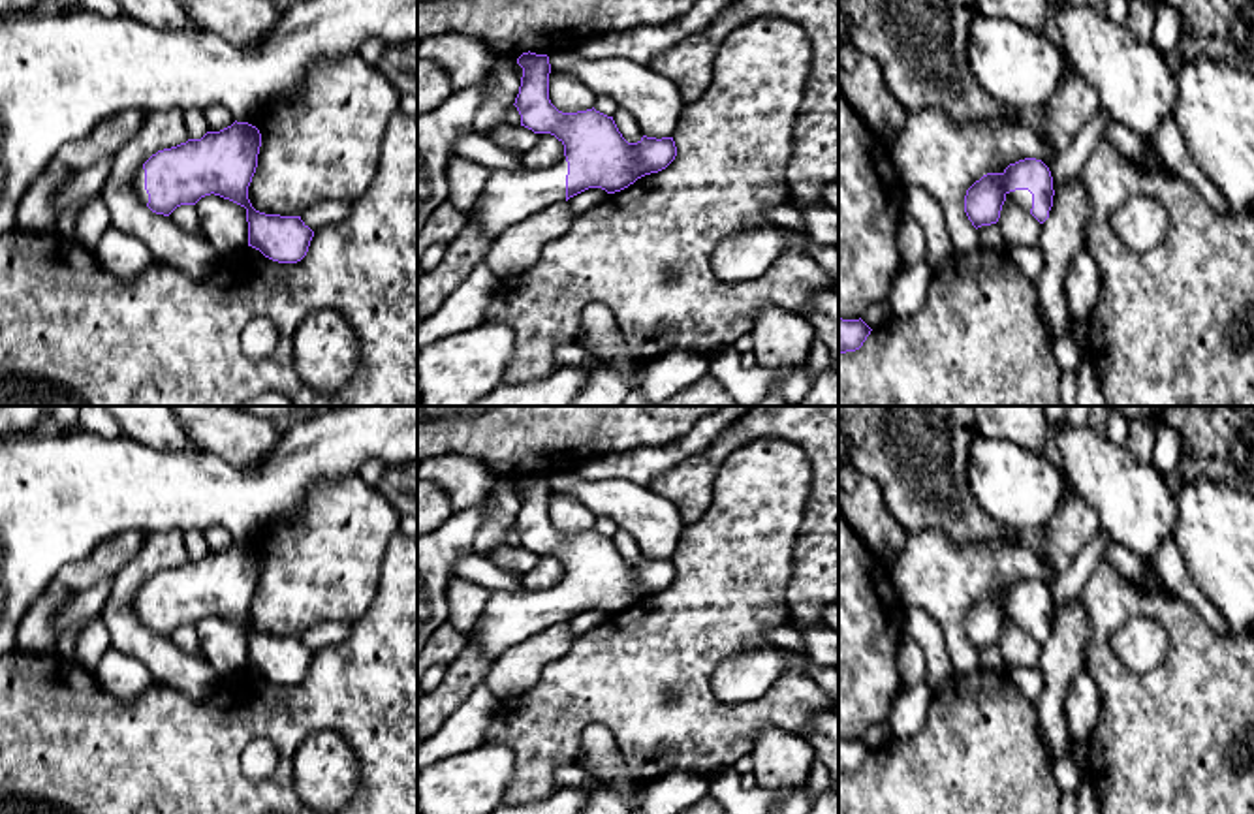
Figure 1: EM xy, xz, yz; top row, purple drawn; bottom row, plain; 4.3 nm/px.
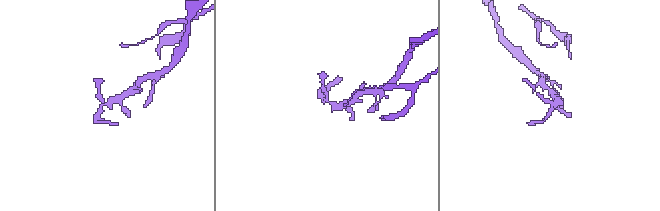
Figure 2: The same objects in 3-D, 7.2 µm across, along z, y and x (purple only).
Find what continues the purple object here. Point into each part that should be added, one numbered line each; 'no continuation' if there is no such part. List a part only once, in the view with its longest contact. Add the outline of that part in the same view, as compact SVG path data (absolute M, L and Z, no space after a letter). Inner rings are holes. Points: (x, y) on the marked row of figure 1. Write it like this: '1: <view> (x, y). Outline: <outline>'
1: yz (1023, 198). Outline: M1015 190L1006 194L1006 199L1015 201L1019 207L1030 212L1032 209L1032 194L1028 190Z

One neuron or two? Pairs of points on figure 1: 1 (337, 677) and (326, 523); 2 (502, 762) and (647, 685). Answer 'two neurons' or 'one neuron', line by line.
1: two neurons
2: two neurons

